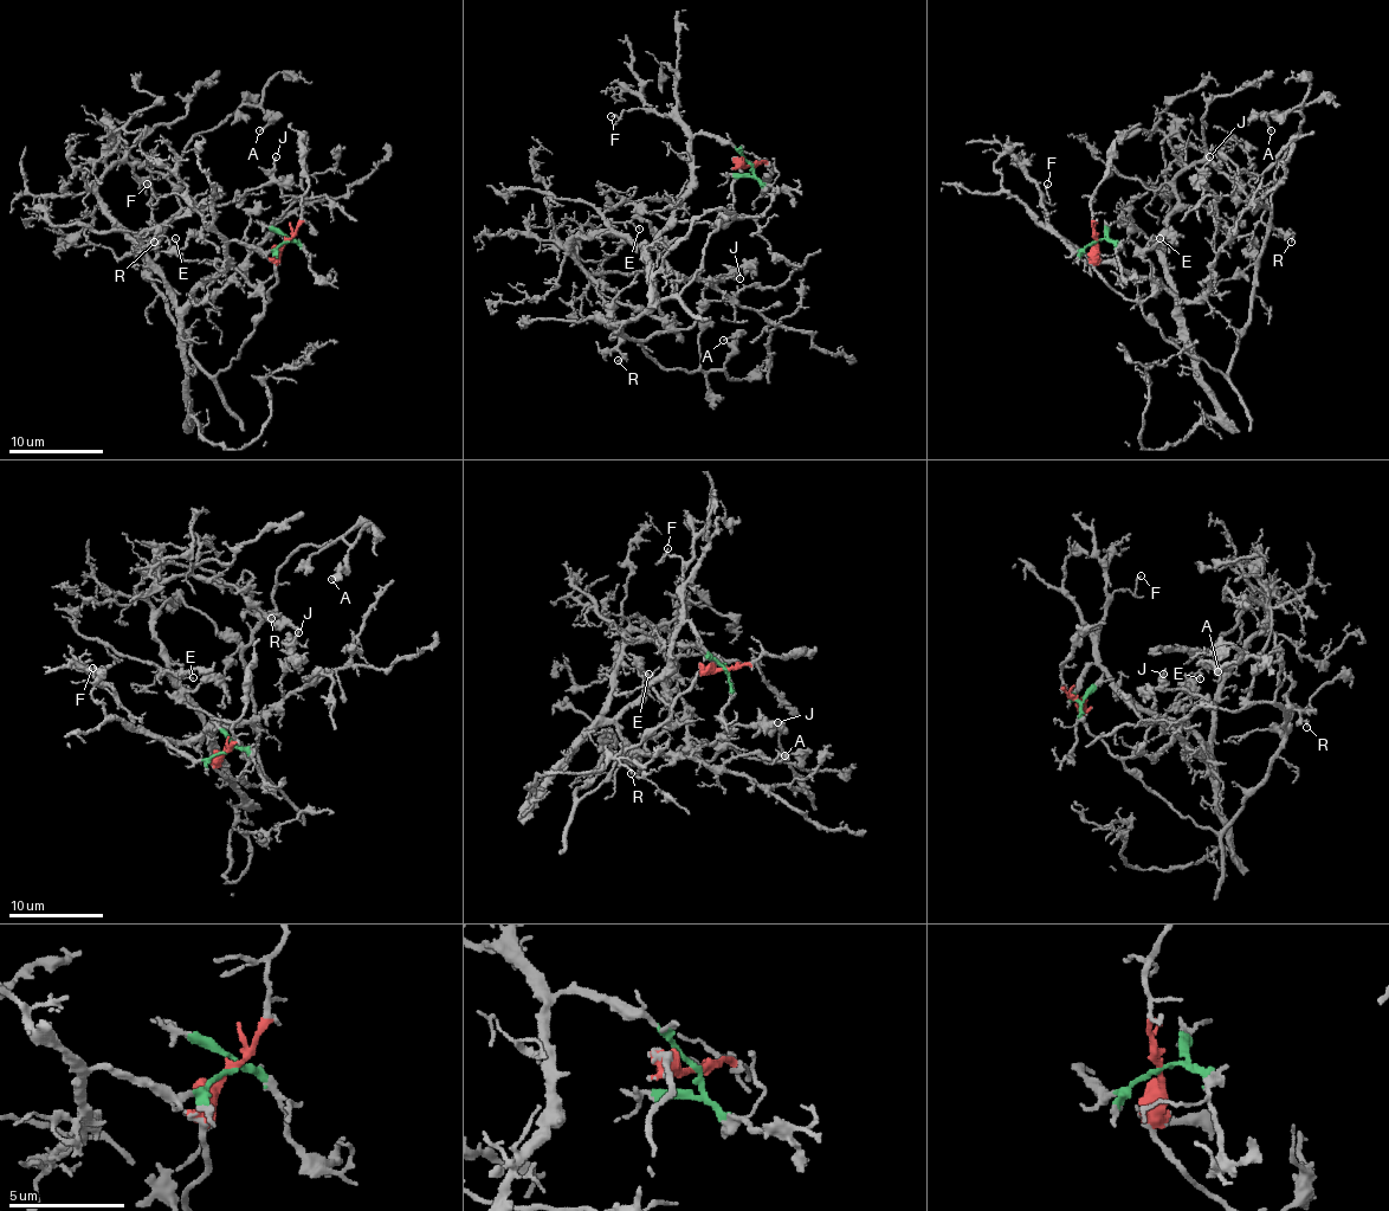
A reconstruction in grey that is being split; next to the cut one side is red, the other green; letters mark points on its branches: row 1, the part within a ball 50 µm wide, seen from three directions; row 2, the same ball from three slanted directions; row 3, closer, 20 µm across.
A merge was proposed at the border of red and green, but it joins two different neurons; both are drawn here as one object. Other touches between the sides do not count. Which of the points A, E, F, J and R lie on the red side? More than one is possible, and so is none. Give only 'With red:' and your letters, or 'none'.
With red: A, J

